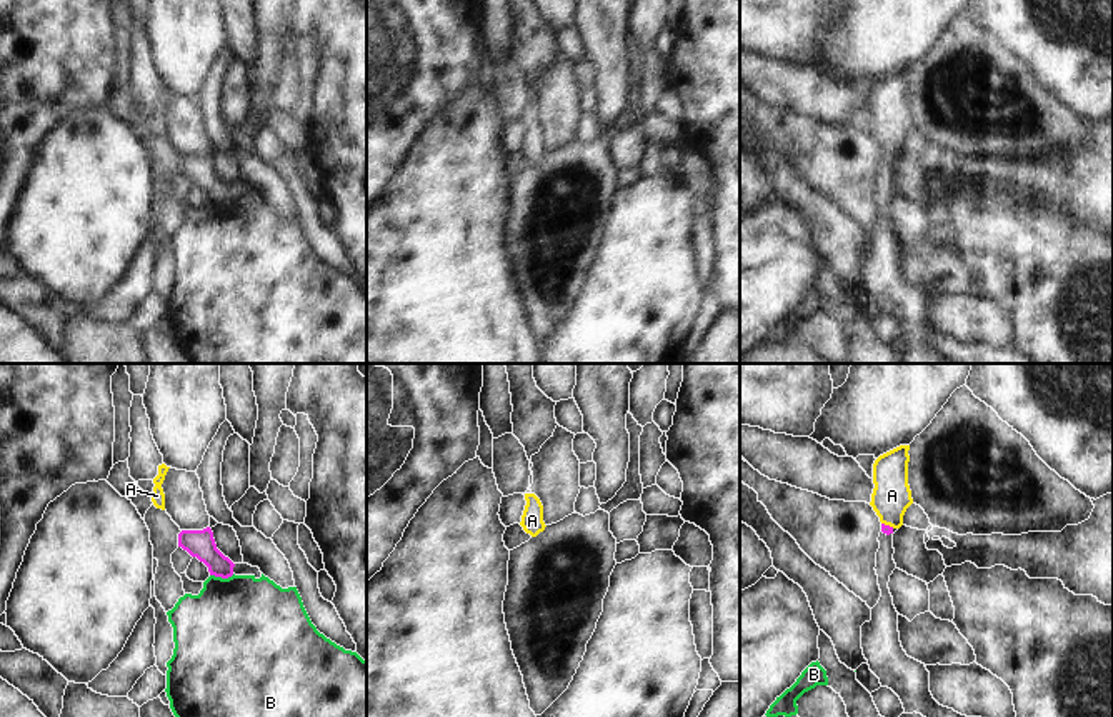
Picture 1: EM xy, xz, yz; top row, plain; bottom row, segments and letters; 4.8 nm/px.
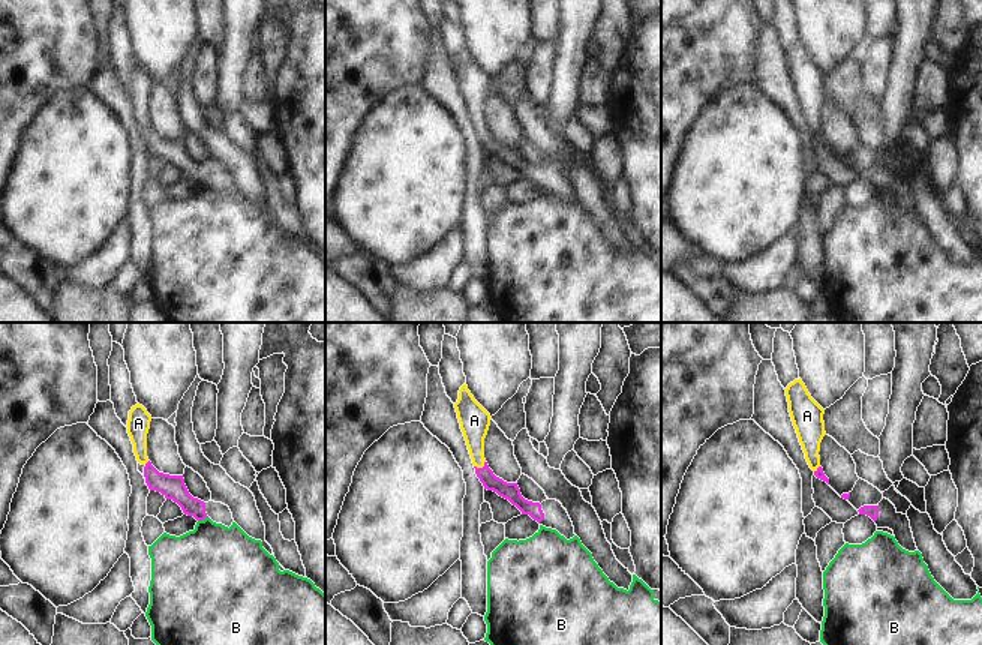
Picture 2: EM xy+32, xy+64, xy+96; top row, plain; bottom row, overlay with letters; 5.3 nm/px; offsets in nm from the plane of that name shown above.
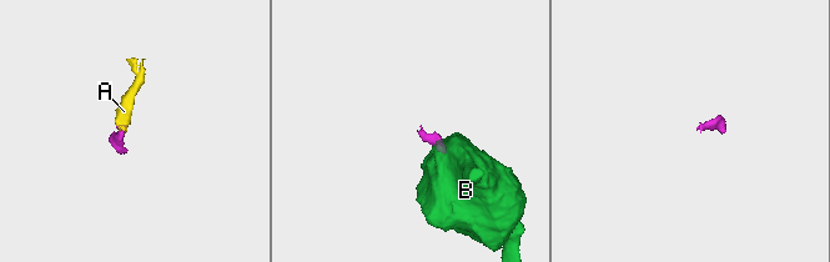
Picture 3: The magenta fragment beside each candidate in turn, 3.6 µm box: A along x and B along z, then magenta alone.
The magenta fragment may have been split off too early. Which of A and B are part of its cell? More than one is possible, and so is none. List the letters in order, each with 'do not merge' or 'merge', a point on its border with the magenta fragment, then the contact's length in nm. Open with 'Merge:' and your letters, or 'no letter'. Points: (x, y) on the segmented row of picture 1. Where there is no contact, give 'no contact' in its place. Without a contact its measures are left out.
Merge: A
A: merge; contact yz (888, 526); length 70 nm
B: do not merge; contact xy (222, 577); length 120 nm

